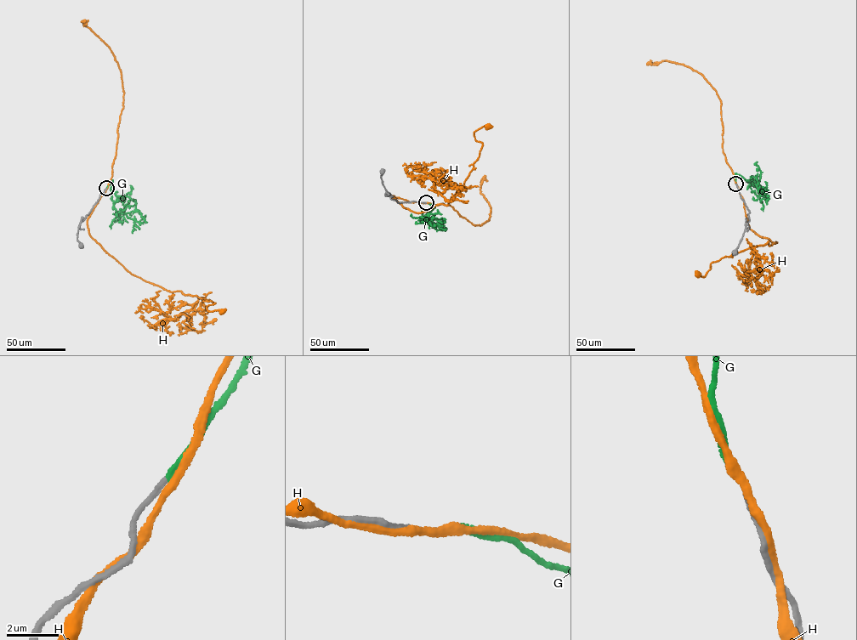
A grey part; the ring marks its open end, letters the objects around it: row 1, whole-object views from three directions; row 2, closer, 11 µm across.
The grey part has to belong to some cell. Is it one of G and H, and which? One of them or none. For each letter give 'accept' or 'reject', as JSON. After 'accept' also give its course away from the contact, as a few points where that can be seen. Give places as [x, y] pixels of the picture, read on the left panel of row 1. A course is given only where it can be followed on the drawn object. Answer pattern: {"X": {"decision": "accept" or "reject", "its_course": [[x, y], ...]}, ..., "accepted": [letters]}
{"G": {"decision": "accept", "its_course": [[106, 189], [112, 180], [111, 199], [114, 207], [119, 213], [138, 211], [143, 217]]}, "H": {"decision": "reject"}, "accepted": ["G"]}

